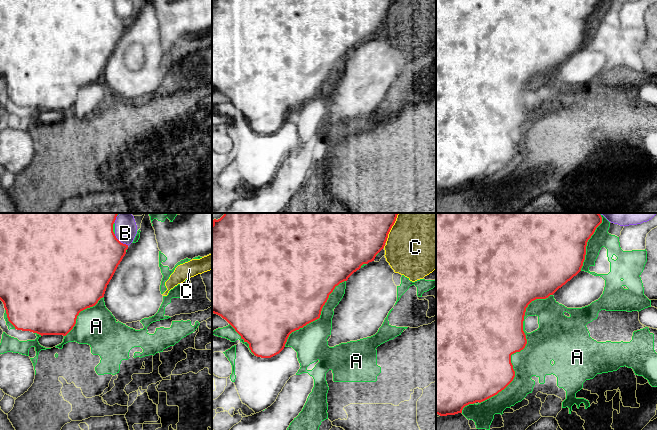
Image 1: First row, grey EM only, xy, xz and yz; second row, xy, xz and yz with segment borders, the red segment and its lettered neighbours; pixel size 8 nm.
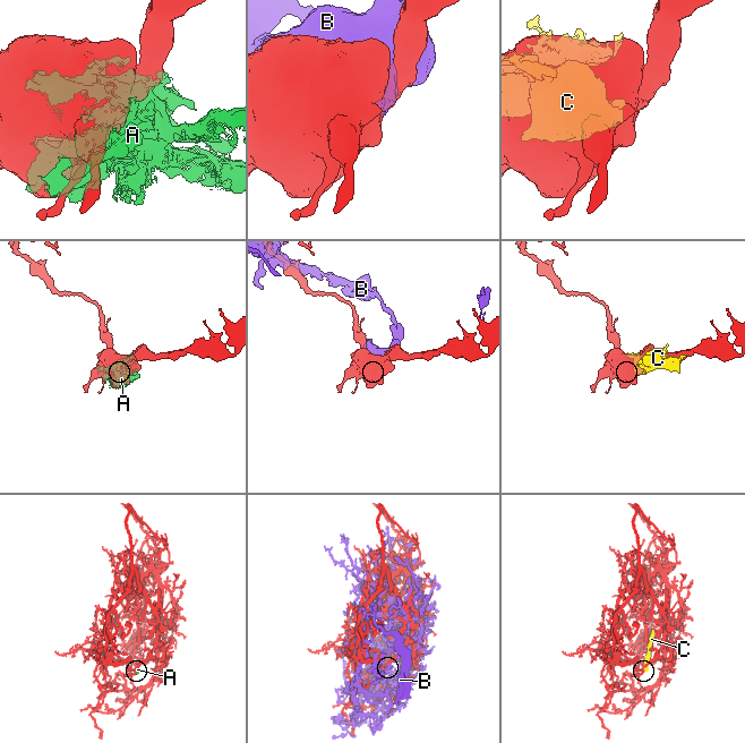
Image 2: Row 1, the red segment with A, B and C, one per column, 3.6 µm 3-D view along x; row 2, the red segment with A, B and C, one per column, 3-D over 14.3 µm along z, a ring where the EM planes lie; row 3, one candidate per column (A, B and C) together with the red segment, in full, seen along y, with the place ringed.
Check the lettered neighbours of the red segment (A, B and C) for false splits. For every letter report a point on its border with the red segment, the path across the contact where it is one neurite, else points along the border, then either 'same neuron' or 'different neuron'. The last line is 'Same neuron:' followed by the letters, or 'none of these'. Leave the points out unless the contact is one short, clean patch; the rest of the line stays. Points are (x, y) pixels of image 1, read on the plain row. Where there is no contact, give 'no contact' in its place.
A: contact yz (521, 125); different neuron
B: contact xy (120, 18); different neuron
C: contact xz (388, 9); different neuron
Same neuron: none of these

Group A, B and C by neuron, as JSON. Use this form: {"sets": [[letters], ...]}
{"sets": [["A"], ["B"], ["C"]]}

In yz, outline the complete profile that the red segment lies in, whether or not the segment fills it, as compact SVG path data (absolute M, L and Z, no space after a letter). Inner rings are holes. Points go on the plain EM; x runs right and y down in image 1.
M436 0L436 190L440 192L462 189L465 182L483 178L504 166L514 155L515 147L511 139L511 131L523 126L527 120L523 107L523 97L528 81L536 75L546 75L576 52L583 42L588 16L600 0Z

